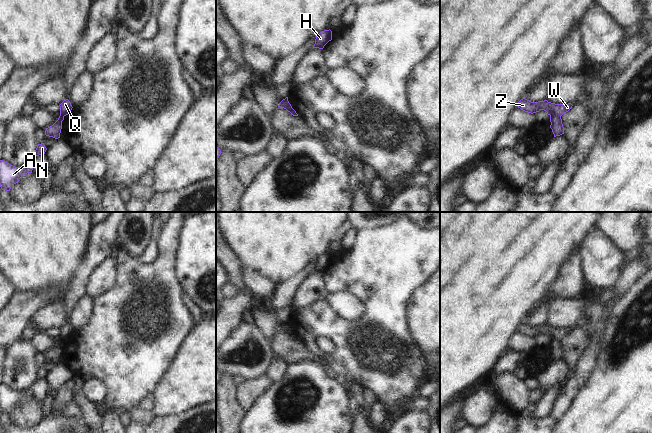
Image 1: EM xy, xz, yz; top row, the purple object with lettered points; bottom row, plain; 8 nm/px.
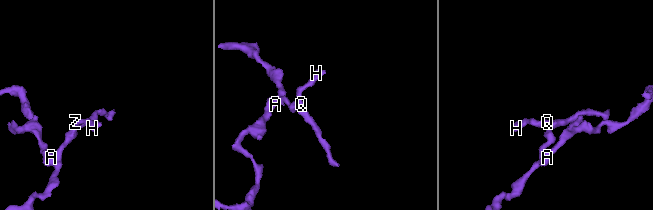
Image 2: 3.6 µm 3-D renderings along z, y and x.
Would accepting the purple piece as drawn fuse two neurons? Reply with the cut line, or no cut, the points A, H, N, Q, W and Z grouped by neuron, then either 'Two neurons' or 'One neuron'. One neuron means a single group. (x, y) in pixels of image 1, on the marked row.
Split along yz (550, 115), (556, 115), (560, 118). Groups: A N / H Q W Z. Two neurons.

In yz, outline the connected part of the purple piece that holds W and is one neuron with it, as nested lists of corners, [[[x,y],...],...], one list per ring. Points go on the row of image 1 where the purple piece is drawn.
[[[525,98],[521,99],[518,102],[518,108],[521,110],[528,112],[528,113],[536,113],[539,112],[540,110],[546,111],[548,115],[556,115],[561,118],[561,116],[568,112],[572,108],[572,104],[555,104],[548,102],[547,100],[544,101],[538,101],[538,102],[531,102]]]

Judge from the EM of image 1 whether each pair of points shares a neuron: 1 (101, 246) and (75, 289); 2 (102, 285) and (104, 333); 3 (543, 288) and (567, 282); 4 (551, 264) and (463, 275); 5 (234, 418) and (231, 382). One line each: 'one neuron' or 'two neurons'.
1: one neuron
2: two neurons
3: two neurons
4: one neuron
5: one neuron

